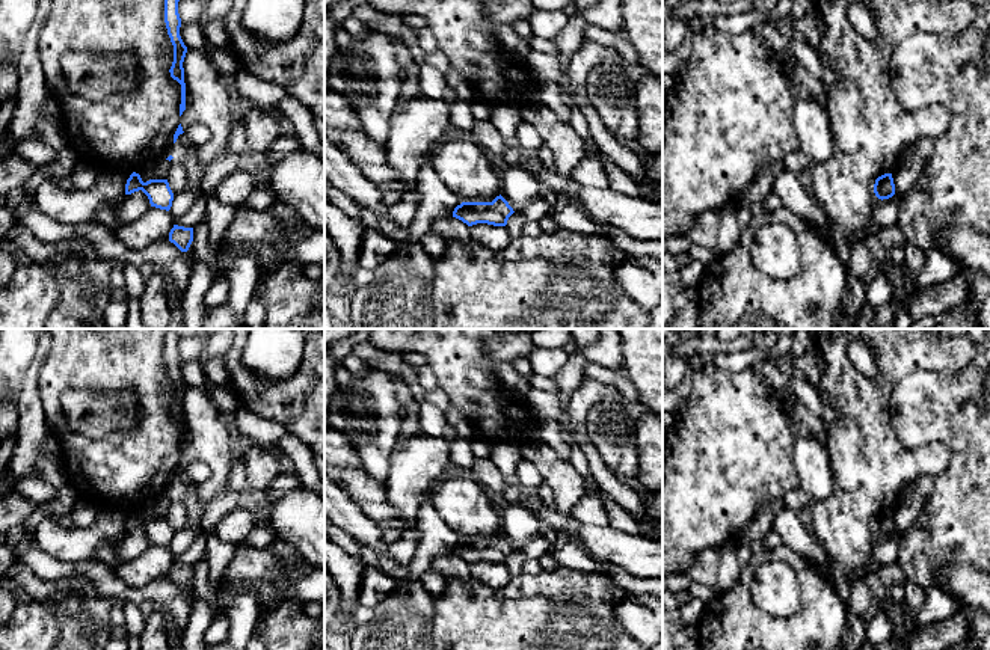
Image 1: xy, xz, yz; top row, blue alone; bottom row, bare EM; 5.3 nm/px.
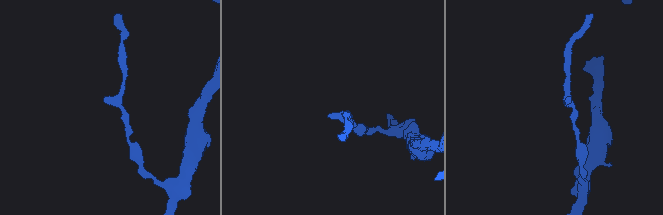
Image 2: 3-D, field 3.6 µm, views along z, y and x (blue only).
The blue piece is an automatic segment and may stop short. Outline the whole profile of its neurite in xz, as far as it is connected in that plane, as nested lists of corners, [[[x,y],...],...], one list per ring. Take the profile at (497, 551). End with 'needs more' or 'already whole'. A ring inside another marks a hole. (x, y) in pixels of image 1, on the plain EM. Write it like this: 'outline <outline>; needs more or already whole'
outline [[[500,532],[492,540],[462,540],[453,549],[453,555],[462,558],[468,564],[487,561],[493,564],[506,564],[513,546]]]; already whole

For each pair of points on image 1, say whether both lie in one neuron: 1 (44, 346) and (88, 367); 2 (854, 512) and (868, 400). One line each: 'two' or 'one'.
1: two
2: one

